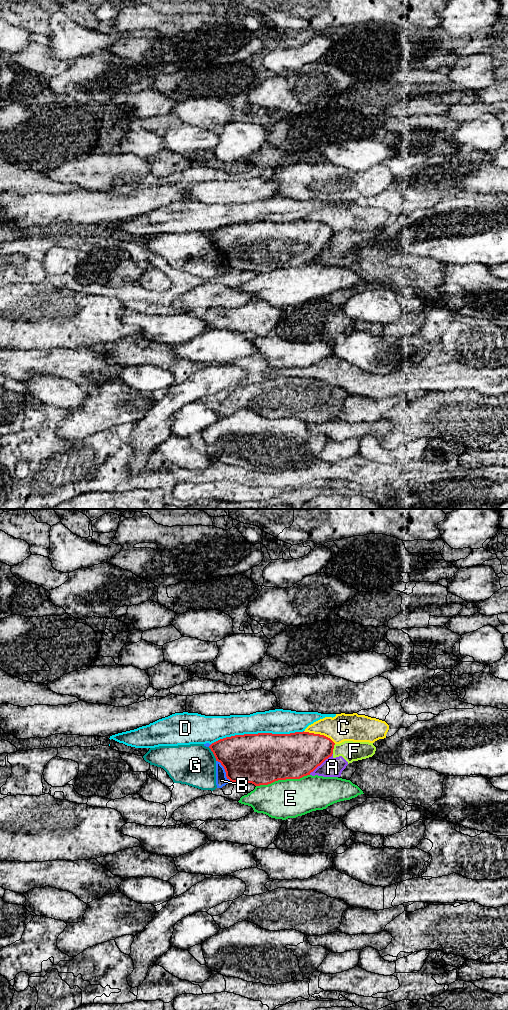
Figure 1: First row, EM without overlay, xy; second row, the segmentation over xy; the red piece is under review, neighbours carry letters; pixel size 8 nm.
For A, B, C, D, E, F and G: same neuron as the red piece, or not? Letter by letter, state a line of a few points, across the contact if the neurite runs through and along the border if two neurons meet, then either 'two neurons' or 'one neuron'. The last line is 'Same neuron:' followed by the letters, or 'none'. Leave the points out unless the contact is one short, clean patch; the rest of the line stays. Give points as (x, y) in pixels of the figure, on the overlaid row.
A: two neurons
B: two neurons
C: two neurons
D: two neurons
E: two neurons
F: two neurons
G: two neurons
Same neuron: none

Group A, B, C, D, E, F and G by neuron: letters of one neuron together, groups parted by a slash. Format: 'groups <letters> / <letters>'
groups A F / B G / C / D / E

